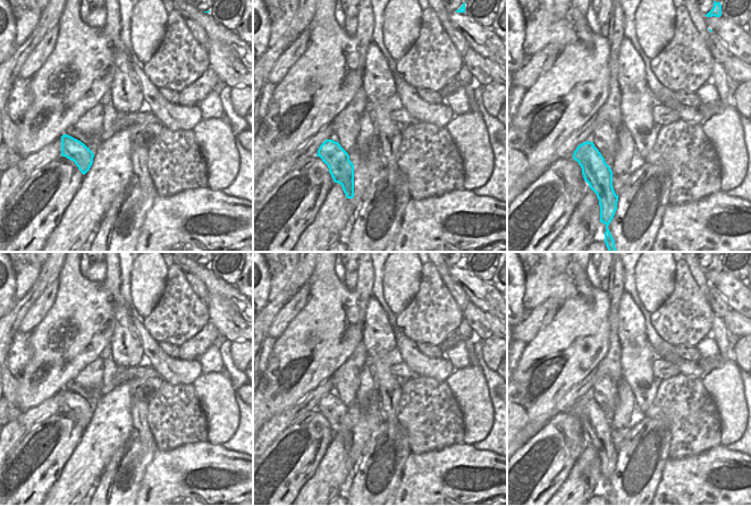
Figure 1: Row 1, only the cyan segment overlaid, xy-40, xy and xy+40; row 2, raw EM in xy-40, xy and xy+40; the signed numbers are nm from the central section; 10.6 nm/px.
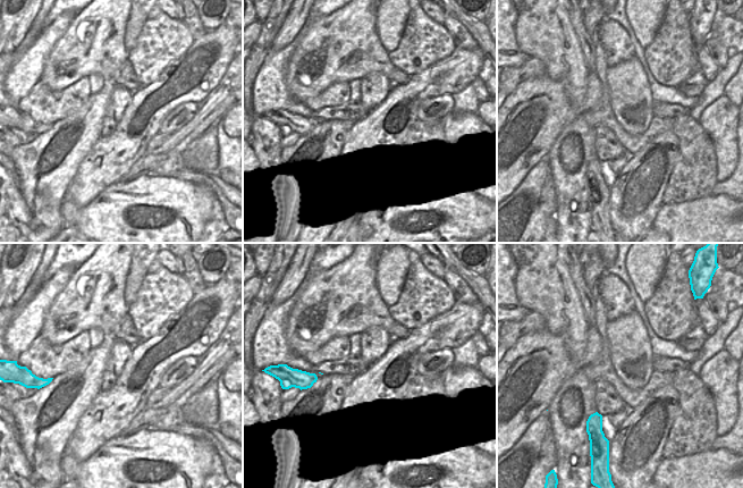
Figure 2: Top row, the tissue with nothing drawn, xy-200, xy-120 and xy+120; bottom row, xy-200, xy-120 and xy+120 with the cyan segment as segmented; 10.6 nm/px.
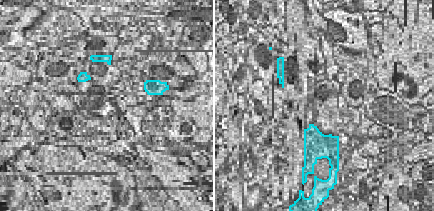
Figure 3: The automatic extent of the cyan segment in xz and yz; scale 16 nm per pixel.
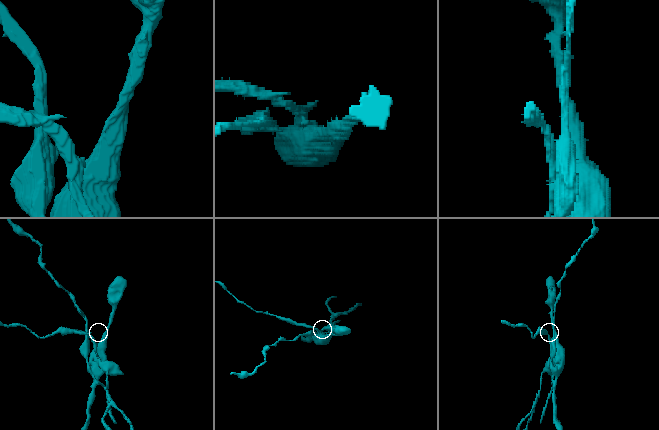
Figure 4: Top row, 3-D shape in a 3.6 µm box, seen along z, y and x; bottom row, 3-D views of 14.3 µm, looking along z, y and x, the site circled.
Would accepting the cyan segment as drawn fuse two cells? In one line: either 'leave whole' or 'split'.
split

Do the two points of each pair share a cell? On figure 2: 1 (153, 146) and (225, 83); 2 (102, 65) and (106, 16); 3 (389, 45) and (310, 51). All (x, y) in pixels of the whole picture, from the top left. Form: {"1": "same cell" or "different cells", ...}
{"1": "same cell", "2": "same cell", "3": "different cells"}

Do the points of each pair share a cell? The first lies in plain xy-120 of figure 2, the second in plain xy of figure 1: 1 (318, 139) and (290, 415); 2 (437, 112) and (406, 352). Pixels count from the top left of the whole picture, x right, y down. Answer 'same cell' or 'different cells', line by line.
1: different cells
2: same cell

